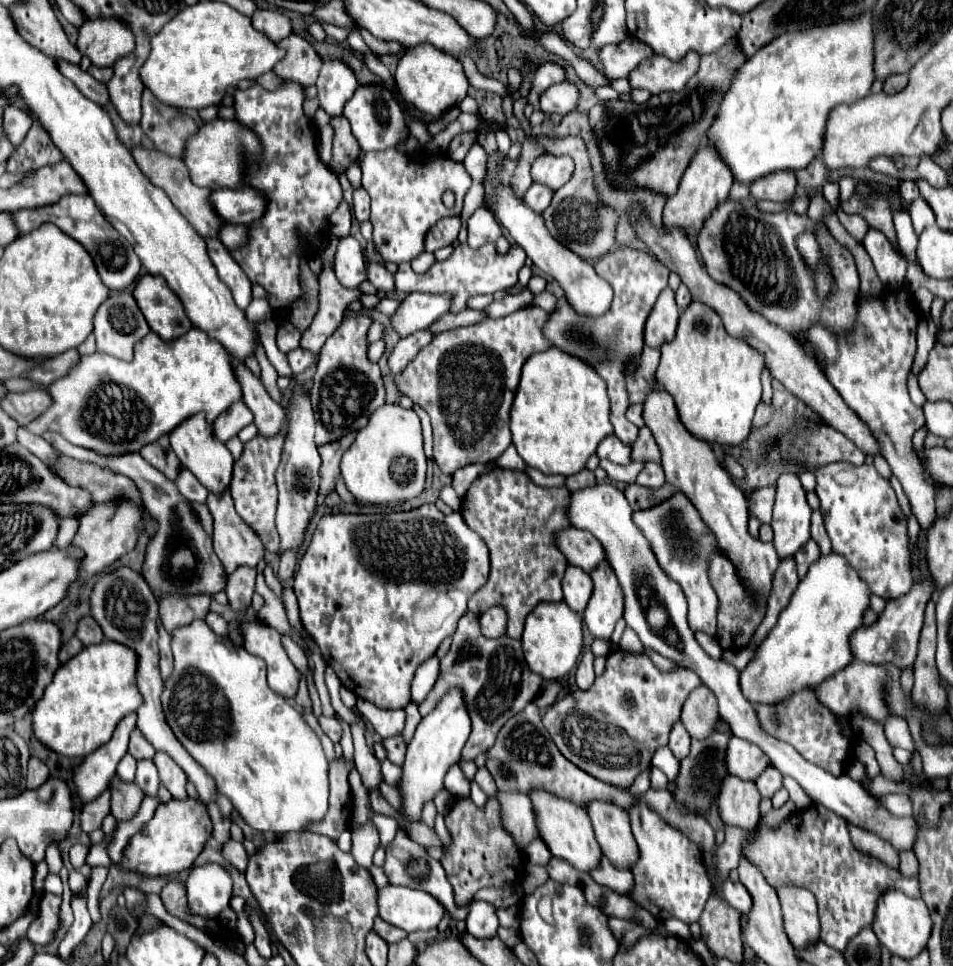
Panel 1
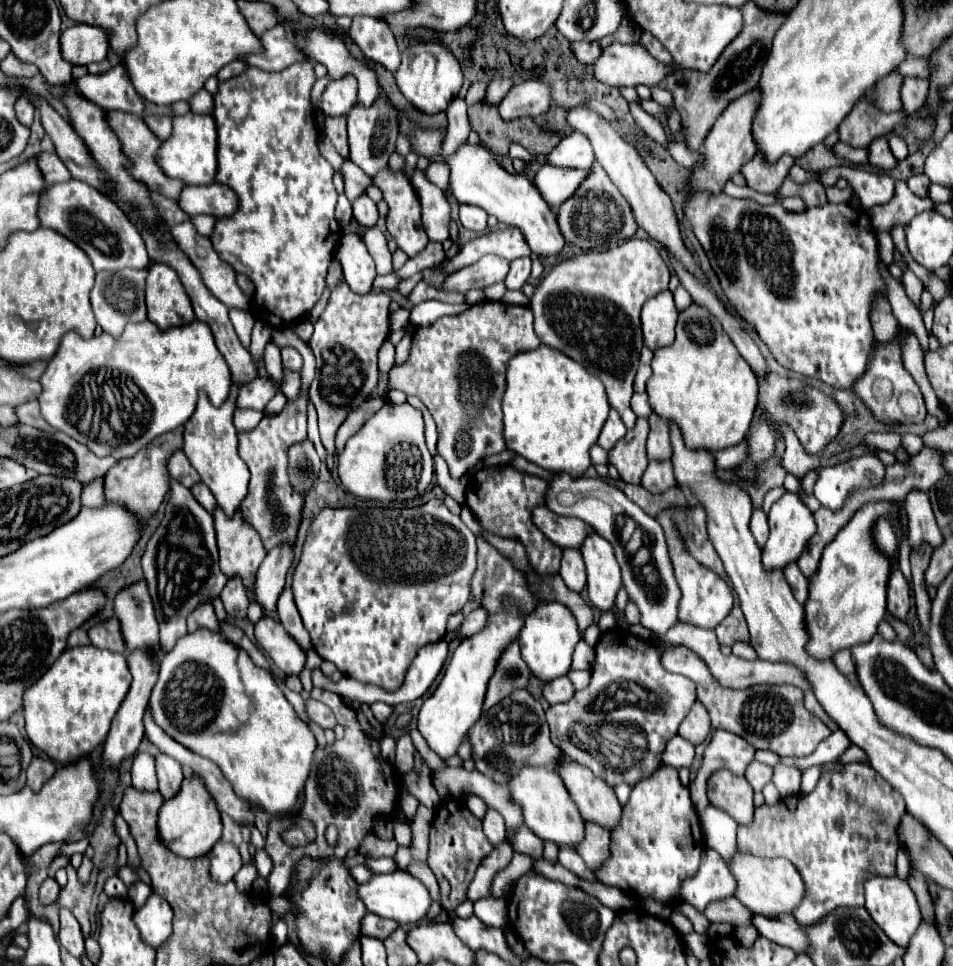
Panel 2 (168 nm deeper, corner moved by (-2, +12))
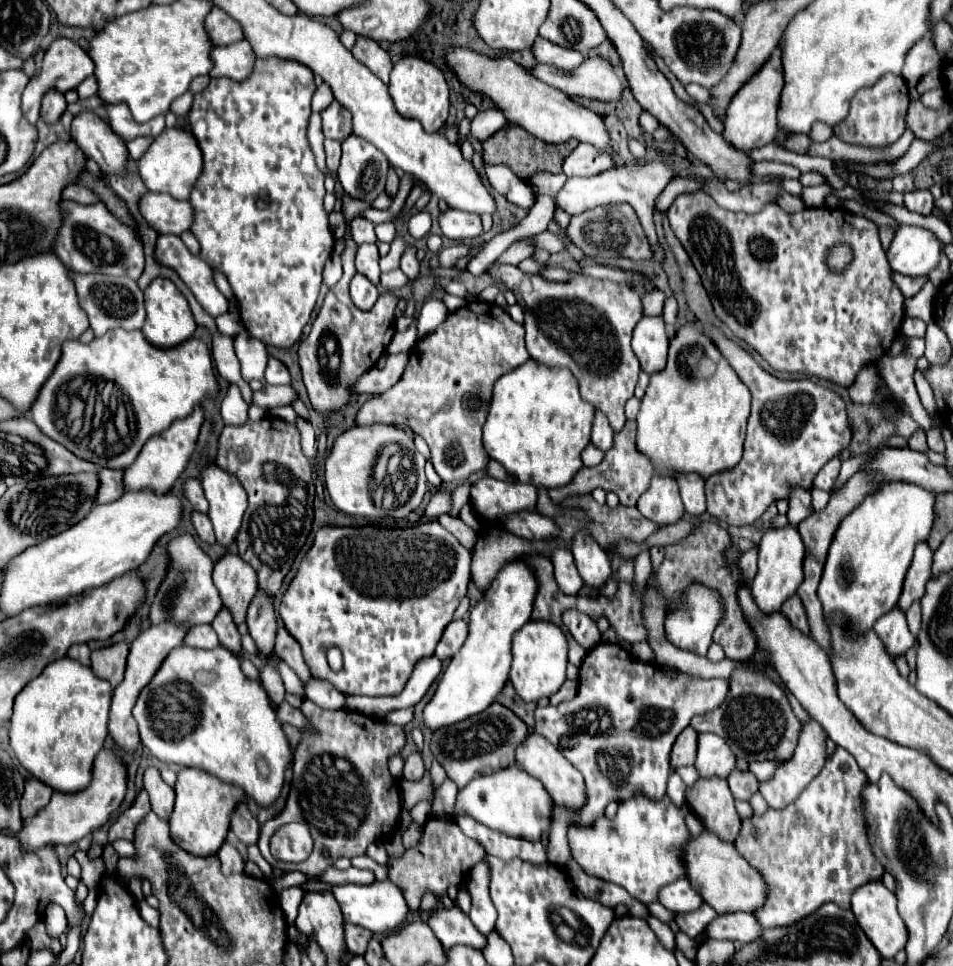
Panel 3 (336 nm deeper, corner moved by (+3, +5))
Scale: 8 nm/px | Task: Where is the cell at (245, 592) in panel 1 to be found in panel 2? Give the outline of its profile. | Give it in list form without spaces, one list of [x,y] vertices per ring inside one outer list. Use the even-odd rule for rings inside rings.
[[[230,578],[228,580],[228,584],[224,586],[224,590],[220,594],[220,600],[222,600],[230,618],[242,620],[246,616],[248,598],[246,598],[246,588],[244,588],[240,578]]]

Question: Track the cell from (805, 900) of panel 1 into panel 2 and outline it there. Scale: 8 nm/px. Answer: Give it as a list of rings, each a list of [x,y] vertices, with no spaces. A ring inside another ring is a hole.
[[[738,852],[732,856],[732,862],[728,864],[732,870],[732,876],[736,878],[736,898],[752,912],[756,914],[790,914],[804,896],[804,882],[800,874],[796,872],[794,864],[786,858],[760,858],[752,854]]]

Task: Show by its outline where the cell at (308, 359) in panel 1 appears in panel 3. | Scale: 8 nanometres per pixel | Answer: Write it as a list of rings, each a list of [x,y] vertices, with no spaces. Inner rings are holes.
[[[269,357],[269,365],[265,369],[265,381],[271,385],[289,385],[291,375],[289,375],[287,365],[275,357]]]

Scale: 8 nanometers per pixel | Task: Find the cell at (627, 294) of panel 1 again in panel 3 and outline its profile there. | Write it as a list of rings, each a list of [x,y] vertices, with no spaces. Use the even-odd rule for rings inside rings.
[[[493,263],[485,271],[493,283],[505,285],[513,295],[517,297],[517,303],[521,303],[525,311],[525,343],[529,355],[539,361],[547,363],[551,367],[567,367],[579,381],[581,397],[595,405],[595,409],[603,411],[609,417],[609,423],[613,431],[623,429],[625,425],[625,401],[633,397],[633,389],[639,375],[639,361],[631,349],[631,333],[637,321],[643,317],[643,293],[647,293],[645,285],[641,281],[625,281],[615,283],[609,279],[593,279],[583,273],[573,273],[571,281],[557,283],[547,281],[541,275],[527,275],[519,271],[515,265],[505,263]]]

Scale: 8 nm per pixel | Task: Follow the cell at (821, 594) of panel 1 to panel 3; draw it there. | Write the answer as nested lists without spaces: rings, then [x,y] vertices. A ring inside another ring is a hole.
[[[887,483],[877,493],[867,495],[865,501],[859,507],[855,507],[845,517],[845,521],[839,525],[839,529],[833,537],[833,543],[829,547],[829,555],[827,555],[827,563],[823,569],[823,577],[821,577],[817,595],[821,599],[825,617],[831,617],[833,613],[841,613],[847,617],[847,627],[845,627],[847,639],[861,637],[875,625],[875,621],[881,615],[885,615],[891,607],[895,607],[895,603],[901,595],[907,567],[913,557],[913,549],[919,541],[925,541],[927,533],[931,531],[933,503],[935,503],[935,495],[917,485]]]

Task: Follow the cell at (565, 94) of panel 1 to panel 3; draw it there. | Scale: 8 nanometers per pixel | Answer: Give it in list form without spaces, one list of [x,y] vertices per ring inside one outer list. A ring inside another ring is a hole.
[[[489,107],[489,109],[479,111],[477,117],[471,121],[471,133],[479,141],[485,141],[487,137],[491,137],[499,129],[503,129],[503,125],[507,125],[505,113],[499,107]]]

